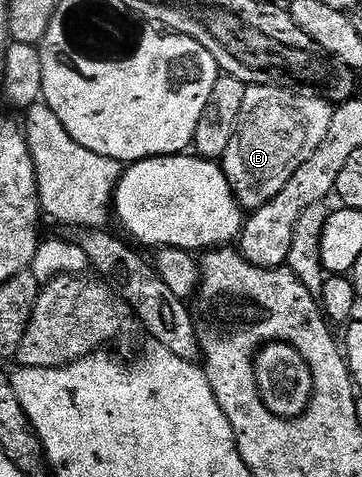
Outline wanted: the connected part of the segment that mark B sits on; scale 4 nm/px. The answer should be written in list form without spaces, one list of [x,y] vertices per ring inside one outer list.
[[[290,85],[247,86],[244,101],[240,101],[236,133],[232,133],[232,141],[220,160],[226,181],[243,212],[268,205],[268,201],[292,181],[296,169],[320,149],[320,141],[328,134],[335,104],[329,98],[321,99],[302,90],[306,89],[295,89]]]

